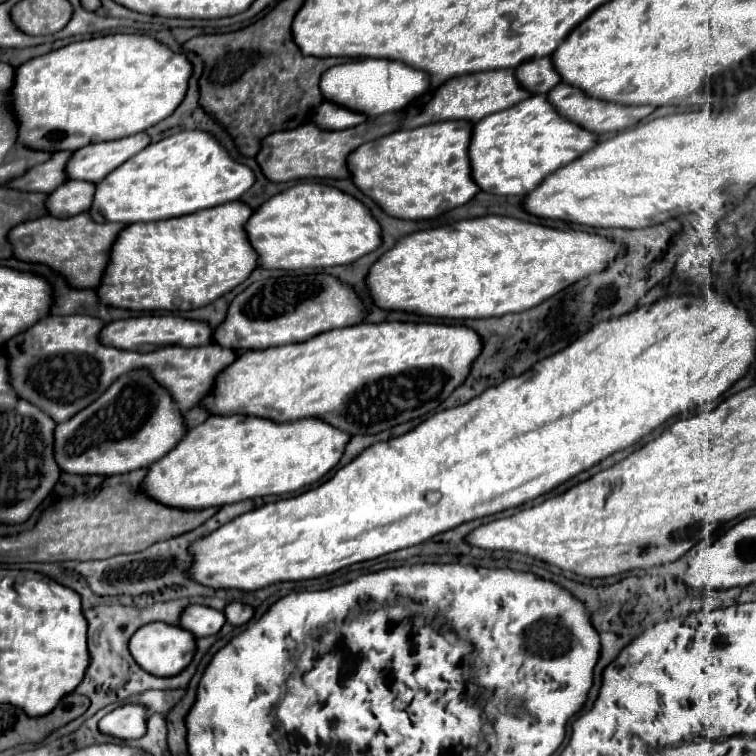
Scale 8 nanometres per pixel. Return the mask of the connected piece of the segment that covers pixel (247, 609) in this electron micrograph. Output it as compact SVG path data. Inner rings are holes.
M233 602L225 608L225 618L229 624L233 626L243 626L253 618L253 608L249 604L241 604L241 602Z

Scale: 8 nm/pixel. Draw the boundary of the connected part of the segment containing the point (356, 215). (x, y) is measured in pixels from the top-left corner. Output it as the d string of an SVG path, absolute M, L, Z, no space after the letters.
M301 182L271 196L253 212L245 230L251 246L261 256L261 268L299 270L351 264L381 244L381 226L363 202L339 188L317 182Z

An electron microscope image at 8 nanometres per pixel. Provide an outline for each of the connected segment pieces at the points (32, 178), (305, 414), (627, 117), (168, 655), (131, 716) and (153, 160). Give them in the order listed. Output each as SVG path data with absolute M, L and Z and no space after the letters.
M71 150L55 152L49 162L45 162L43 166L35 166L31 170L31 174L25 174L23 178L17 178L15 182L9 182L7 186L17 188L17 190L25 190L25 192L51 194L57 186L61 186L63 182L69 180L67 162L69 162L71 154L73 154Z
M377 322L335 328L299 344L265 350L249 350L223 374L223 390L215 402L203 402L211 414L247 414L271 420L297 420L317 416L351 436L377 434L397 424L433 412L443 400L467 380L475 358L483 350L483 338L473 328L433 322Z
M565 82L555 86L547 94L547 98L551 98L551 102L555 102L555 106L559 106L559 110L563 110L563 114L567 114L567 118L575 118L575 122L579 122L579 126L587 126L587 130L595 130L595 134L617 132L617 130L635 126L637 122L641 122L645 116L649 116L655 110L655 106L625 106L625 104L617 104L617 102L599 100L599 98L587 96L581 88L575 88Z
M153 622L143 628L139 628L131 640L129 640L129 650L135 658L135 662L147 670L153 676L177 676L181 674L193 660L195 656L195 636L189 630L183 630L181 626L169 626L163 622Z
M123 704L115 708L99 722L99 730L123 740L141 738L147 732L147 706Z
M183 130L149 144L101 180L91 204L91 216L95 222L127 224L165 220L239 200L253 184L253 170L235 162L215 136L203 130Z

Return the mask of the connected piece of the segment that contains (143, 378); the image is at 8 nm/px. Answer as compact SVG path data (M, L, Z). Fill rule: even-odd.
M147 368L119 376L93 404L55 428L55 460L71 474L125 474L169 454L187 434L177 402Z

